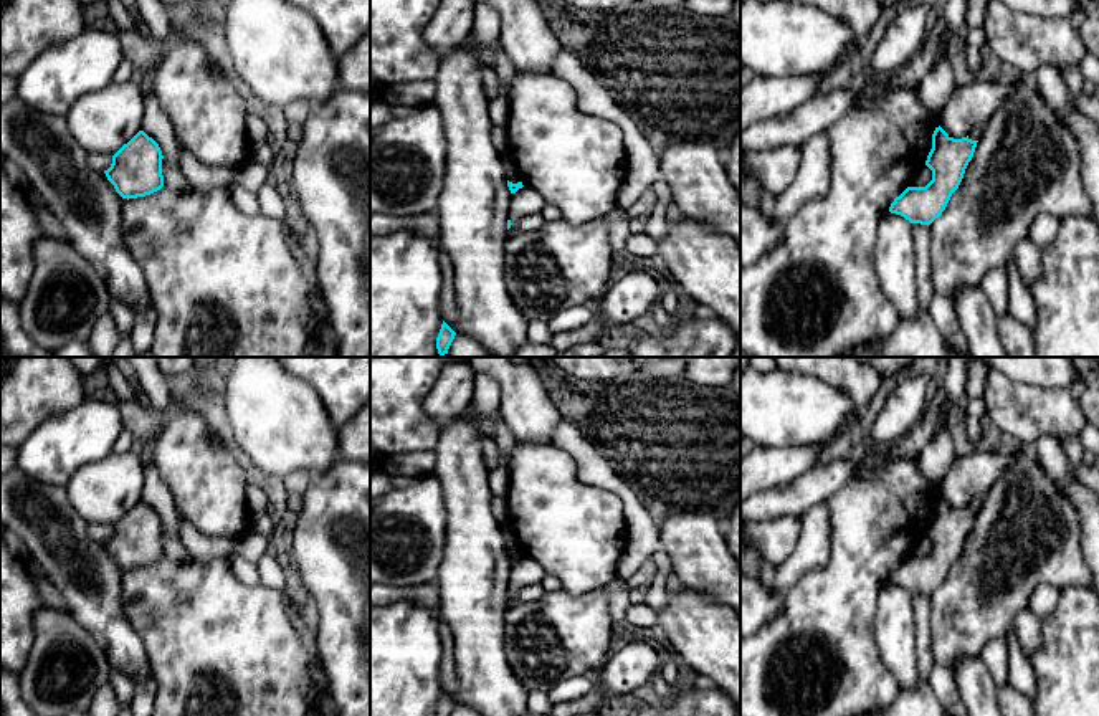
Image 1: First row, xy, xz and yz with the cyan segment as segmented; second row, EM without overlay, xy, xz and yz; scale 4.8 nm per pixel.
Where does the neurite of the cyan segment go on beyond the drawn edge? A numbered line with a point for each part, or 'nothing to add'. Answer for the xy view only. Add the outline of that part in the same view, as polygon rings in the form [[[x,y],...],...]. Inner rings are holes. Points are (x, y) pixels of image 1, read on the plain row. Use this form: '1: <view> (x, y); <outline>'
nothing to add

